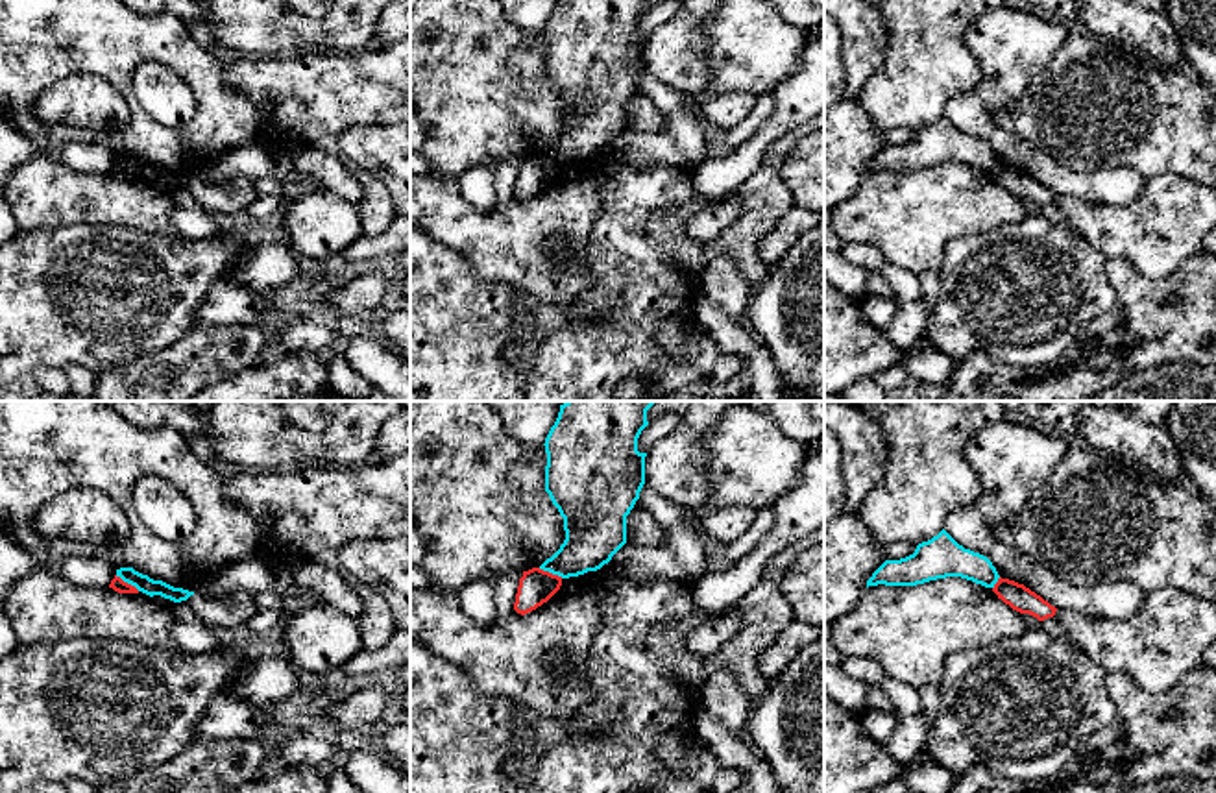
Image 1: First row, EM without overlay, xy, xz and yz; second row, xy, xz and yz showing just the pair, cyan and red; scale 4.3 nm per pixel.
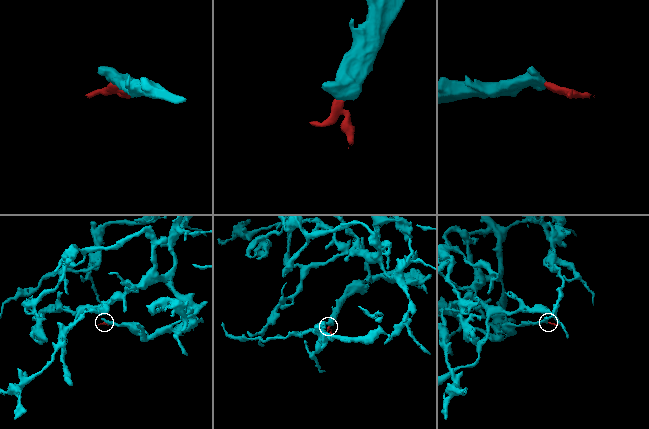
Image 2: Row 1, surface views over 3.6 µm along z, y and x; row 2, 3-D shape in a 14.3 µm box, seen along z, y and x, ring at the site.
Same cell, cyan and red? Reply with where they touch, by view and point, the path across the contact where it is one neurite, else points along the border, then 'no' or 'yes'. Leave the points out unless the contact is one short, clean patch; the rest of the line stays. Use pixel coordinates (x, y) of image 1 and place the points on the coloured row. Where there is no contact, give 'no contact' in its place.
contact xy (128, 583); border xy (115, 575), (139, 590); no

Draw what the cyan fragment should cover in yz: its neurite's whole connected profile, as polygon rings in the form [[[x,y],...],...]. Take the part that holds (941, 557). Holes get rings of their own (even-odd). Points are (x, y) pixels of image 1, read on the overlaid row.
[[[944,529],[915,553],[900,560],[885,560],[867,580],[869,586],[917,586],[937,579],[961,577],[994,588],[1000,575],[992,562],[959,545]]]

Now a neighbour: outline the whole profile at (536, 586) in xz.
[[[532,567],[519,579],[514,610],[521,616],[547,603],[562,586],[562,577]]]

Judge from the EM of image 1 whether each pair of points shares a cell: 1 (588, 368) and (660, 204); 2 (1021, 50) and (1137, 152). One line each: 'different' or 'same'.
1: same
2: different

